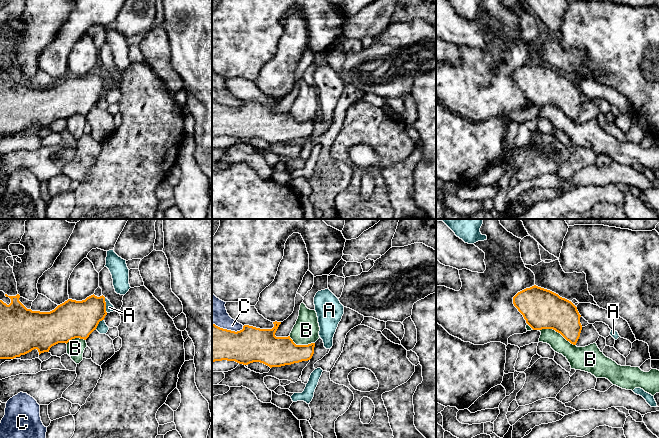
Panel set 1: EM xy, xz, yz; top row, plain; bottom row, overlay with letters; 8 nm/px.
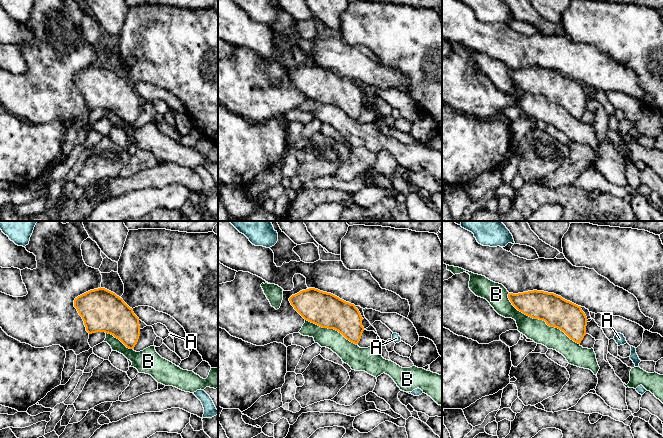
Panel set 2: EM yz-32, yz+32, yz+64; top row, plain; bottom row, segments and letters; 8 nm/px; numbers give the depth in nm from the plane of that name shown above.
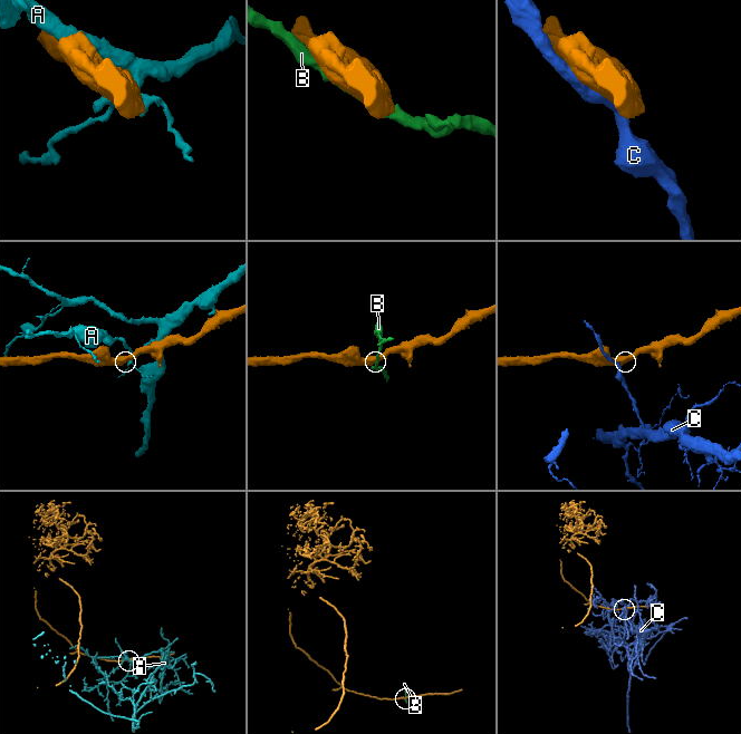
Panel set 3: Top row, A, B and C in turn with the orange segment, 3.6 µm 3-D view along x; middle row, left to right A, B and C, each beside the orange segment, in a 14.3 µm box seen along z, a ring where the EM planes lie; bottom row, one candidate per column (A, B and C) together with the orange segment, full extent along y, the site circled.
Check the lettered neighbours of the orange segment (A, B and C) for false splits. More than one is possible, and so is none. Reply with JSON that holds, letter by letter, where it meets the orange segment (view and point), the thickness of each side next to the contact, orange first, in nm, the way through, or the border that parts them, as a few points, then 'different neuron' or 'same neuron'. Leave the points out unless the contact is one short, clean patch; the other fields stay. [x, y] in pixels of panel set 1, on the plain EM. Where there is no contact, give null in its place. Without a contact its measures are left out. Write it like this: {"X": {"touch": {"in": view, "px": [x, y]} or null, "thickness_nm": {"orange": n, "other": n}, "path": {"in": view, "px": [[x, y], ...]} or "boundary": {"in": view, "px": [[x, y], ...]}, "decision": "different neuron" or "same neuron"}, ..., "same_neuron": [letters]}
{"A": {"touch": {"in": "xy", "px": [105, 81]}, "thickness_nm": {"orange": 300, "other": 60}, "decision": "different neuron"}, "B": {"touch": {"in": "yz", "px": [557, 107]}, "thickness_nm": {"orange": 320, "other": 150}, "decision": "different neuron"}, "C": {"touch": {"in": "xz", "px": [228, 106]}, "thickness_nm": {"orange": 280, "other": 200}, "decision": "different neuron"}, "same_neuron": []}

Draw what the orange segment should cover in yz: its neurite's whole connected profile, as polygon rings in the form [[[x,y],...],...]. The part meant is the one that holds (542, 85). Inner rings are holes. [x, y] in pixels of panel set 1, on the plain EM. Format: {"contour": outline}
{"contour": [[[534,61],[518,68],[513,80],[533,106],[553,105],[576,121],[582,106],[581,91],[571,77]]]}

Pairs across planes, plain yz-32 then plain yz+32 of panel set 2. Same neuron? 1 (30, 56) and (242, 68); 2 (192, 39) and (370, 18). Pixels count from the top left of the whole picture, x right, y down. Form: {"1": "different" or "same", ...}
{"1": "same", "2": "same"}

